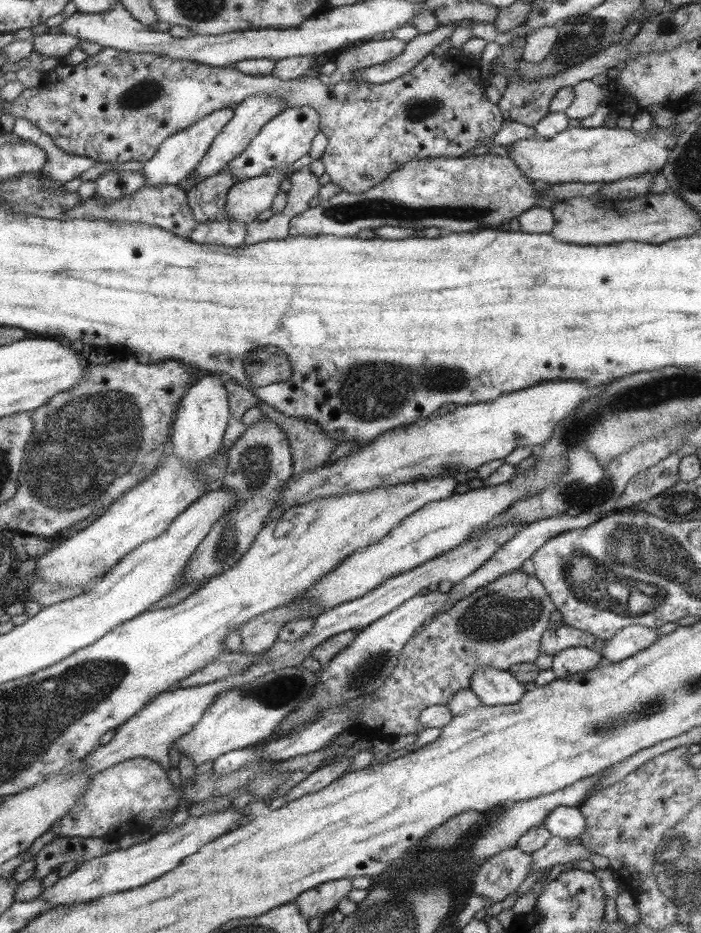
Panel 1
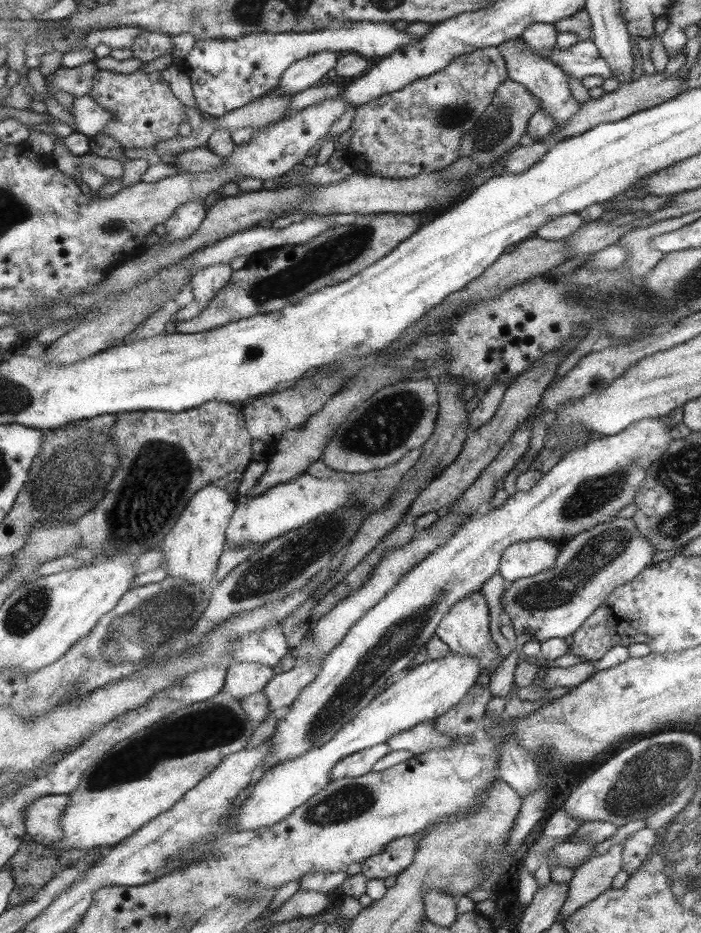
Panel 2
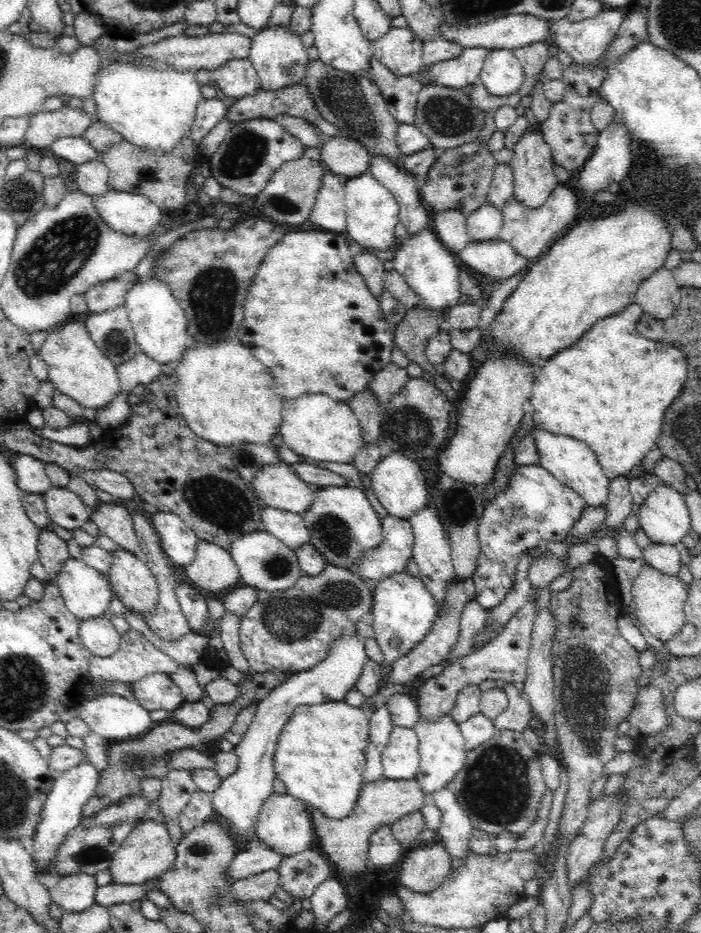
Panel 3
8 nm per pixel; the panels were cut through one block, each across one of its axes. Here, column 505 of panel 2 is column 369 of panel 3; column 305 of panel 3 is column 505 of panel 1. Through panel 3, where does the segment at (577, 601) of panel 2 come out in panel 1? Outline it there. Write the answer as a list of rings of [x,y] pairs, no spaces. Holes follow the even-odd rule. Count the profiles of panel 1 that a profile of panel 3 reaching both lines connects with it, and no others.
[[[519,570],[501,575],[470,596],[459,600],[451,609],[437,613],[418,629],[401,648],[397,666],[379,690],[343,701],[341,705],[337,705],[336,710],[357,710],[352,728],[347,731],[356,734],[357,738],[366,737],[369,742],[383,740],[392,743],[399,736],[415,735],[420,731],[417,718],[421,710],[428,706],[445,705],[449,696],[457,691],[467,690],[475,668],[489,666],[507,671],[513,664],[533,663],[540,653],[541,636],[548,630],[549,616],[555,610],[544,586],[535,576]]]

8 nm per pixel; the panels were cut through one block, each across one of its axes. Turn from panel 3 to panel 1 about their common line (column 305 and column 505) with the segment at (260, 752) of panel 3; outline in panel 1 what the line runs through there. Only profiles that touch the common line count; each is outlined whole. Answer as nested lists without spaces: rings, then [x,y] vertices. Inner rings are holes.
[[[489,666],[475,668],[468,690],[486,707],[515,704],[526,691],[512,673]]]

